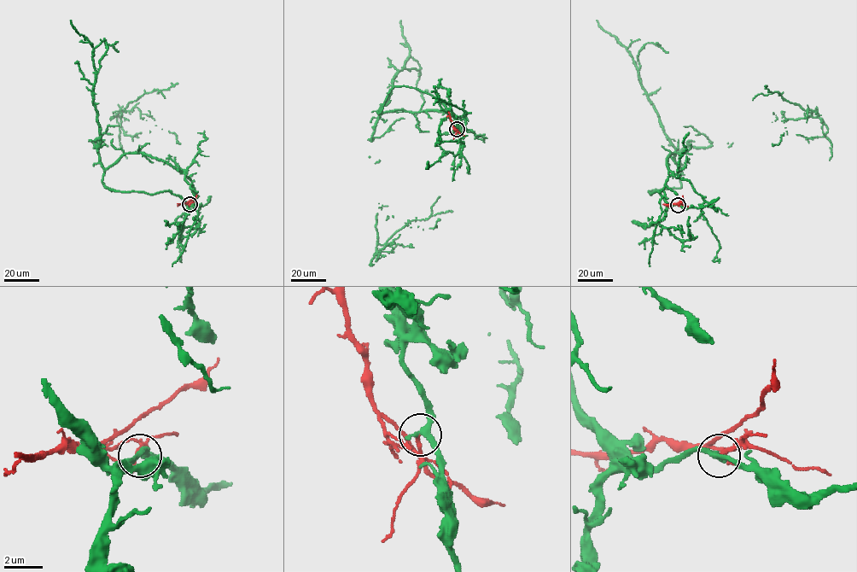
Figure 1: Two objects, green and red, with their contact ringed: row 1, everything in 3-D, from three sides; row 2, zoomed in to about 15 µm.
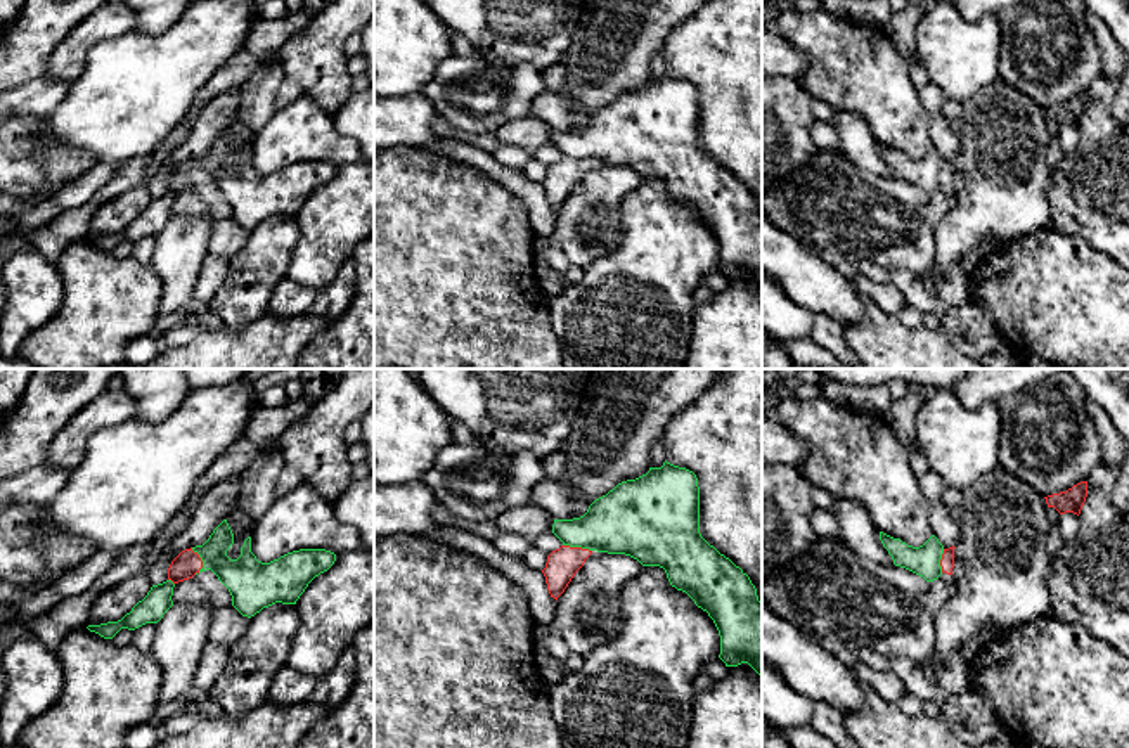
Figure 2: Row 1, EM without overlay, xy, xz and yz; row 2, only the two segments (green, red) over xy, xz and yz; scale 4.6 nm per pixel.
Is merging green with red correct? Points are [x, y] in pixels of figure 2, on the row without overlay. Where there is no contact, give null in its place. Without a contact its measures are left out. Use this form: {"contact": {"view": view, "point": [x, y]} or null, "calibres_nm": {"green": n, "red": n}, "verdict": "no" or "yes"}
{"contact": {"view": "xy", "point": [201, 172]}, "calibres_nm": {"green": 220, "red": 120}, "verdict": "no"}

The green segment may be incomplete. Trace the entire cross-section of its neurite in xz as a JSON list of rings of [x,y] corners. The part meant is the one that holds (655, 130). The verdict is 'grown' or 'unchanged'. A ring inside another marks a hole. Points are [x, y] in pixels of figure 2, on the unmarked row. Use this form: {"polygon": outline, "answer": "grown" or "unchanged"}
{"polygon": [[[663,74],[635,92],[618,95],[573,132],[554,132],[552,145],[563,158],[625,166],[642,178],[665,182],[672,199],[686,204],[708,225],[720,248],[719,270],[726,279],[748,275],[762,289],[762,215],[750,189],[700,145],[698,90],[686,80]]], "answer": "unchanged"}

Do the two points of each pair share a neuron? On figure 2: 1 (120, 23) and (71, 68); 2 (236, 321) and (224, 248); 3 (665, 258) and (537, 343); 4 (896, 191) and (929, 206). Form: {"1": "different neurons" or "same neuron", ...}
{"1": "same neuron", "2": "different neurons", "3": "different neurons", "4": "same neuron"}

